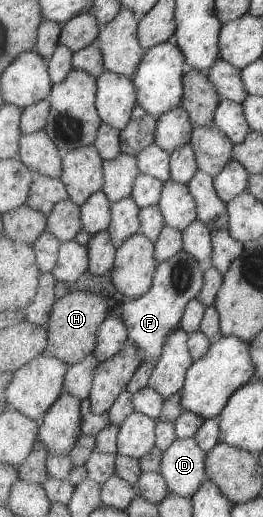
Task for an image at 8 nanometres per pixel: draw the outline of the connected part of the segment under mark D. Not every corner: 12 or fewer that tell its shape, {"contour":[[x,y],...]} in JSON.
{"contour":[[195,437],[164,451],[161,473],[171,493],[192,498],[210,481]]}

